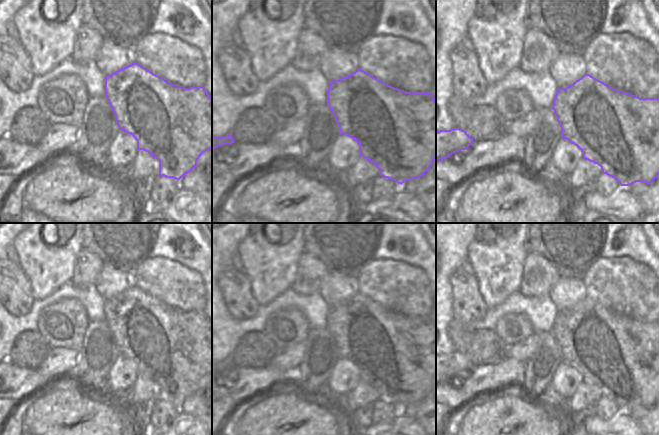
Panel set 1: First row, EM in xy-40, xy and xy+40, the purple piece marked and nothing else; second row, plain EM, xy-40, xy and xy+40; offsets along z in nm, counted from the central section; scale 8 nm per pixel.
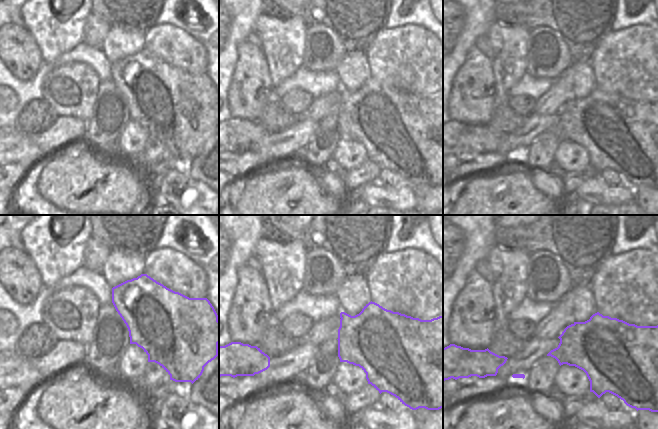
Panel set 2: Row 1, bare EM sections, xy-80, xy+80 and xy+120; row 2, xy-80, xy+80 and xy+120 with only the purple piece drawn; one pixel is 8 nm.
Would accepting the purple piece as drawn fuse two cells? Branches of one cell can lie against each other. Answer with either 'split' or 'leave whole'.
split

